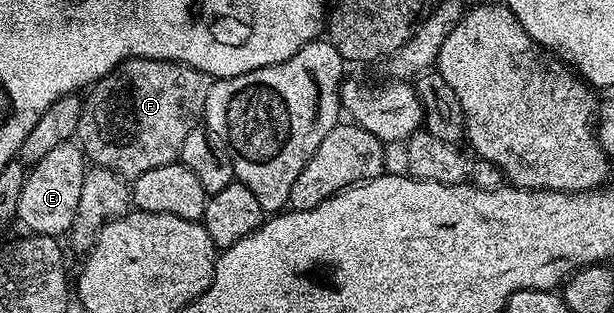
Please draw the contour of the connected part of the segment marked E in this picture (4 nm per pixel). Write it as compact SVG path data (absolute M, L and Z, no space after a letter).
M69 140L58 144L58 148L50 148L50 152L42 156L42 160L31 163L30 169L24 175L16 218L24 221L31 233L67 235L74 224L74 212L78 212L85 169L86 155L75 141Z

